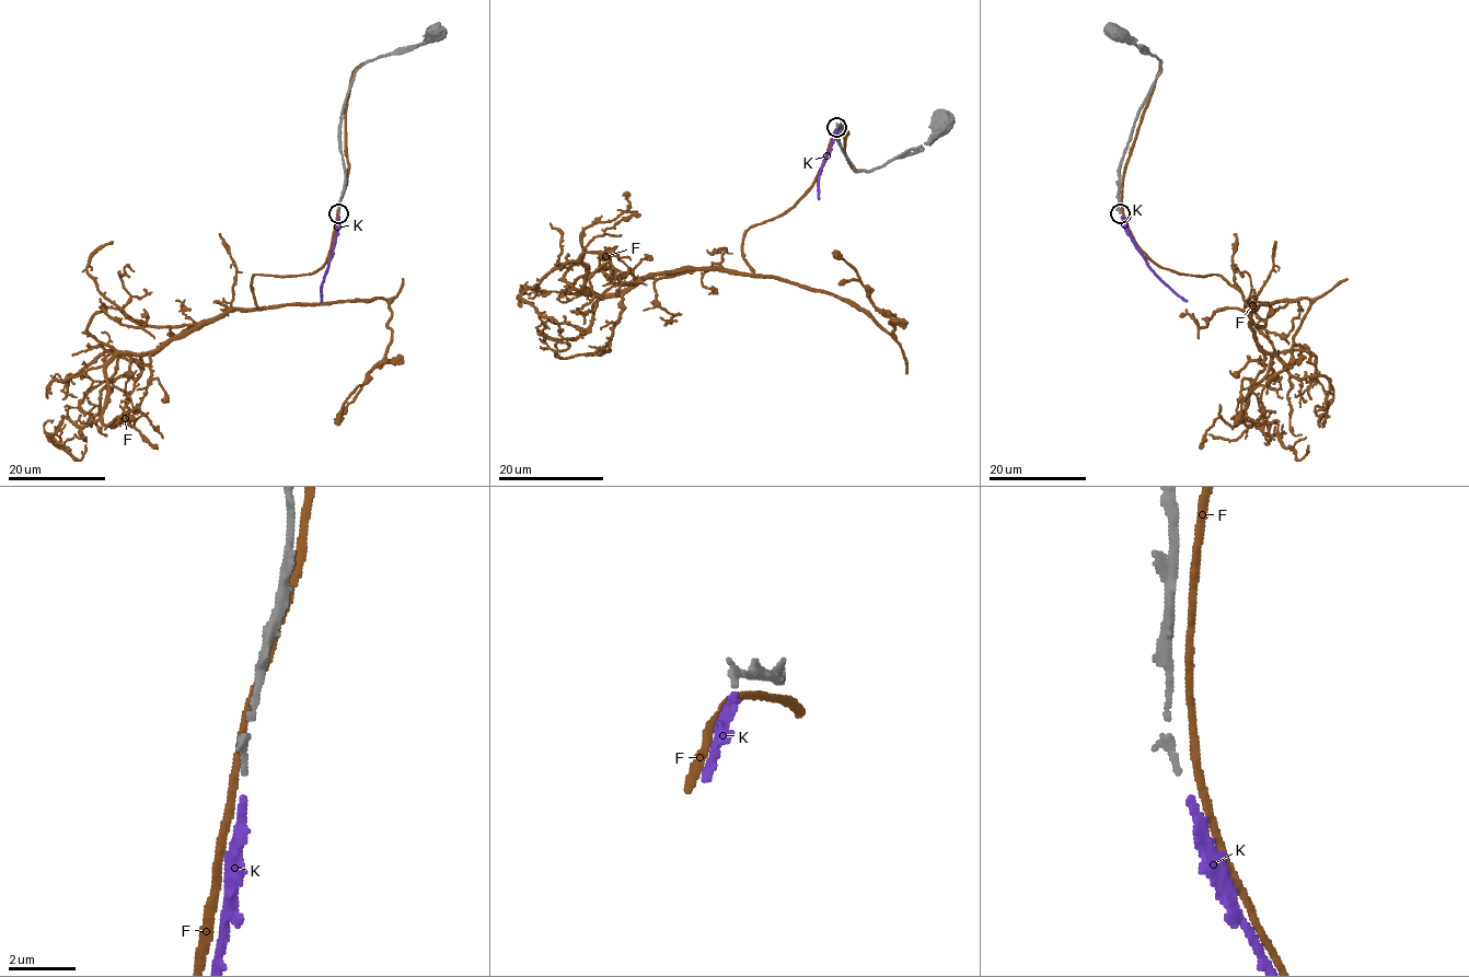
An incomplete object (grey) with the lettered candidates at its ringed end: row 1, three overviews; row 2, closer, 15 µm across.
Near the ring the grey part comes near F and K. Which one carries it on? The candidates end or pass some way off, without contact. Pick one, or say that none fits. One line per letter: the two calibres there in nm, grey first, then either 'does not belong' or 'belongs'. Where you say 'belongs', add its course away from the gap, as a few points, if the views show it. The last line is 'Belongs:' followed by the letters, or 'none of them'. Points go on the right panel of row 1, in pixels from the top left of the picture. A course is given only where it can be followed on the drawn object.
F: 120/240 nm | does not belong
K: 120/240 nm | belongs | via (1121, 217), (1126, 232), (1146, 264), (1187, 301)
Belongs: K

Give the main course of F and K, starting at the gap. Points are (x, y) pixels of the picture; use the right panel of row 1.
F: (1122, 212), (1158, 265), (1217, 275), (1254, 309), (1275, 353), (1244, 422), (1263, 417), (1297, 460), (1308, 444)
K: (1121, 217), (1126, 232), (1146, 264), (1187, 301)

